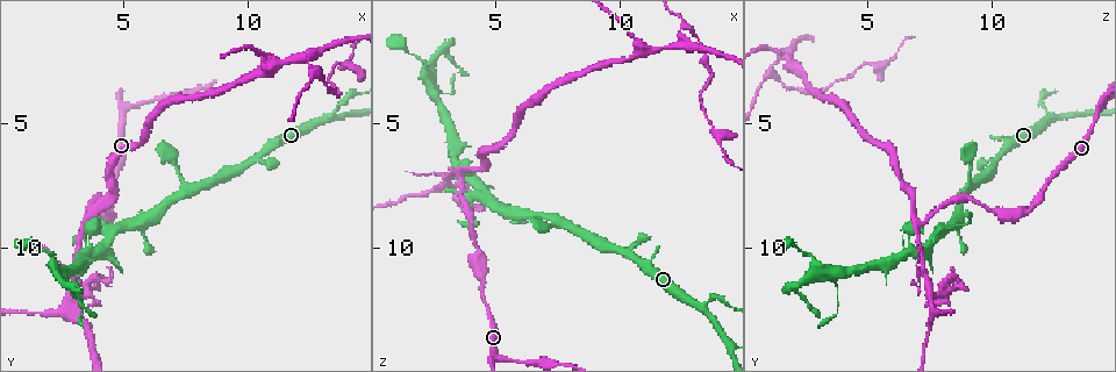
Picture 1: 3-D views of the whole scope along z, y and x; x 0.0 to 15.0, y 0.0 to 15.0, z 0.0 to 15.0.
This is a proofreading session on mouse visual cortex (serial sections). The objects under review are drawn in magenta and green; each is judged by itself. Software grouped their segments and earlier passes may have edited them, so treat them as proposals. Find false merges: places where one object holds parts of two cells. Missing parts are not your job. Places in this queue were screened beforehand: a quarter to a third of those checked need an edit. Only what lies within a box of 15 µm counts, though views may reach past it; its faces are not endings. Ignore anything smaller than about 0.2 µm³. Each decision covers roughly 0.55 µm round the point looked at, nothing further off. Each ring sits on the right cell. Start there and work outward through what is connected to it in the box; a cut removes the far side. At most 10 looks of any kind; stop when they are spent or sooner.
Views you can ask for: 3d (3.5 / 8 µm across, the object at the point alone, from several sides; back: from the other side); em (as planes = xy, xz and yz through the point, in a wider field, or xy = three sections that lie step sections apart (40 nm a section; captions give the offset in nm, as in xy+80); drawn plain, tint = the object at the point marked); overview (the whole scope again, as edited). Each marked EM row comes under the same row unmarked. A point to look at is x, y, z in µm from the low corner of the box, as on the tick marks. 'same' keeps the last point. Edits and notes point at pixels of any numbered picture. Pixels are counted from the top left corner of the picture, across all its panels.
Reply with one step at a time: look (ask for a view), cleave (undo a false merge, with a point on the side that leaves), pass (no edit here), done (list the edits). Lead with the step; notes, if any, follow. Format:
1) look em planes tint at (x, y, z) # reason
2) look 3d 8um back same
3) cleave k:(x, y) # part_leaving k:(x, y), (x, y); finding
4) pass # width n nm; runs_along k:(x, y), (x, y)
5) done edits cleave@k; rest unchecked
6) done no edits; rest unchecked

look 3d 3.5um at (13.4, 4.7, 12.4) # three-way junction

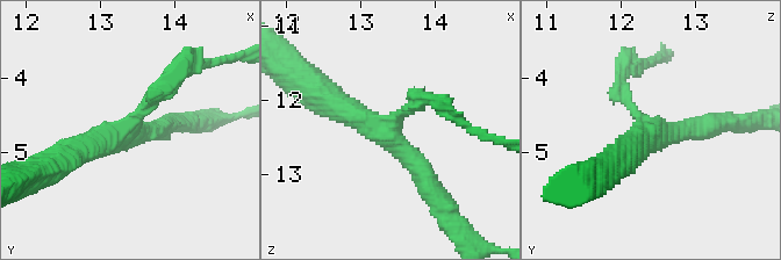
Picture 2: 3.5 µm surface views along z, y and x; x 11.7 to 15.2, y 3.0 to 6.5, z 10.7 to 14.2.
look em xy step 5 tint at (13.30, 4.75, 12.45) # arms 3; arm_widths 200, 250, 400 nm; need the tissue

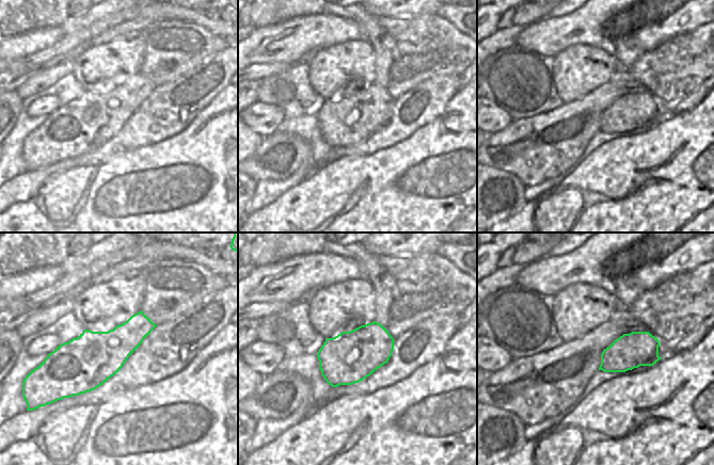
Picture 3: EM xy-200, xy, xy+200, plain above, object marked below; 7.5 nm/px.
cleave 2:(152, 94) # part_leaving 2:(138, 114), (181, 67), (220, 60); two cells meet here

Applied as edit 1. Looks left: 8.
look overview # see it whole again

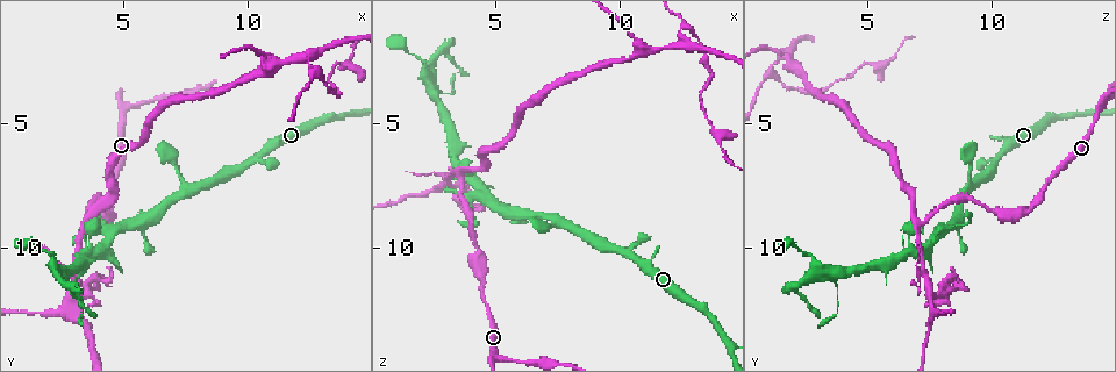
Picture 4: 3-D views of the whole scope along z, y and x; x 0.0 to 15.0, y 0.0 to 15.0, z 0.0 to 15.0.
look 3d 3.5um back at (10.3, 6.3, 10.2) # narrows sharply

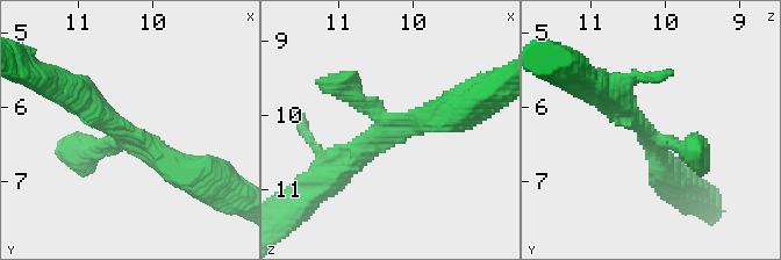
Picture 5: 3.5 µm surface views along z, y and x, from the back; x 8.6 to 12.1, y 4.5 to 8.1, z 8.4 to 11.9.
look em xy step 3 tint at (10.30, 6.35, 10.25)

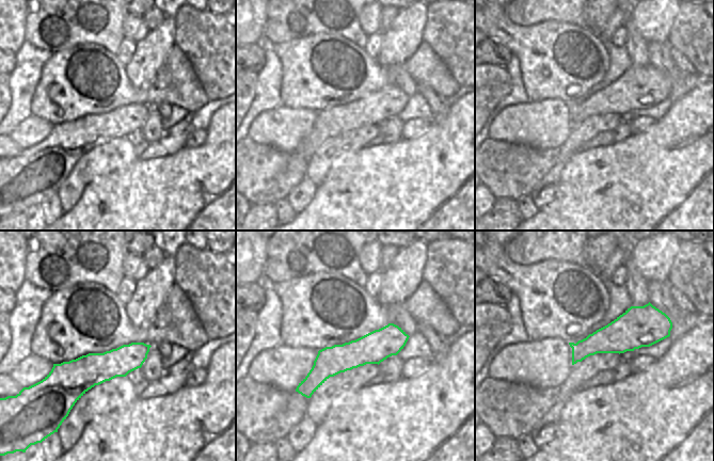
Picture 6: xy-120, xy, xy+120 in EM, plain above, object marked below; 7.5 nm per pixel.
pass # width 240 nm; runs_along 5:(73, 91), (165, 163), (191, 173); continuous, no second cell

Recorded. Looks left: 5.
look 3d 3.5um at (7.8, 7.6, 9.1) # three-way junction

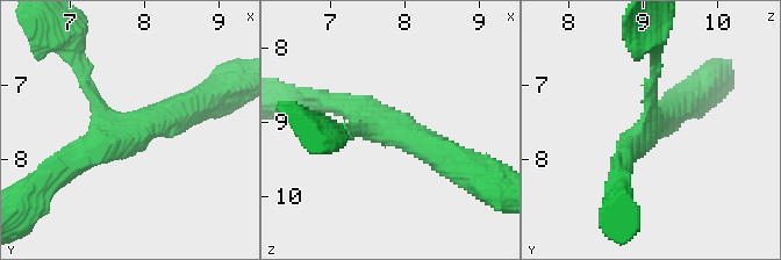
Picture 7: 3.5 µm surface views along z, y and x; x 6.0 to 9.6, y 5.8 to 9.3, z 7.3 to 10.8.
look em xy step 5 tint at (7.75, 7.60, 9.10) # arms 3; arm_widths 150, 300, 400 nm

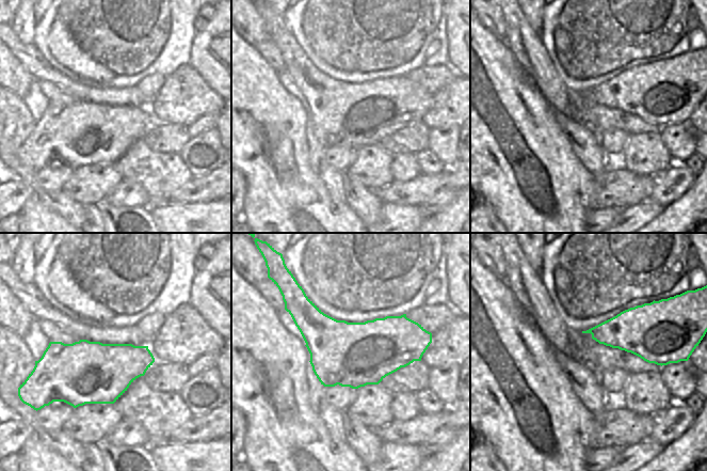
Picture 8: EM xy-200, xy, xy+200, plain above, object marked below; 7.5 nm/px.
pass # runs_along 7:(191, 106), (130, 127), (62, 166); all the same cell

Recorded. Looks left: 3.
look 3d 3.5um at (3.5, 9.0, 7.1) # three-way junction

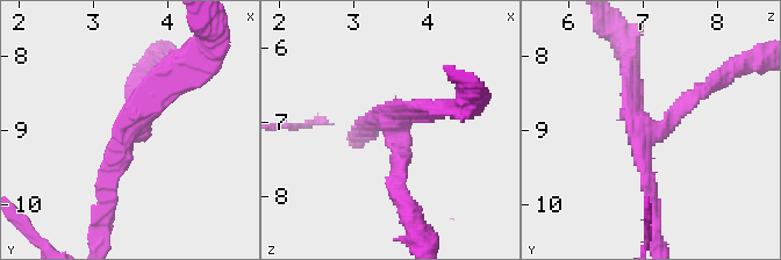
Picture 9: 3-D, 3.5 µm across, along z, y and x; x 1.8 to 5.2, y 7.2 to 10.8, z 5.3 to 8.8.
look em xy step 5 tint at (3.55, 9.00, 7.10) # arms 3; arm_widths 200, 200, 300 nm

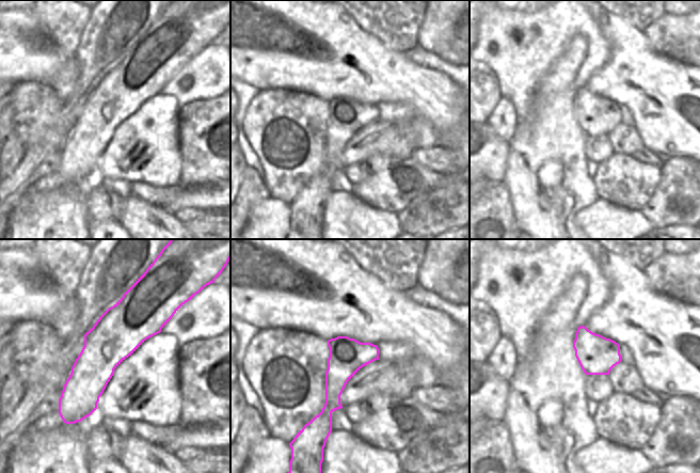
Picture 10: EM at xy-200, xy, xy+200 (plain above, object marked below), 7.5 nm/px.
look em xy step 2 tint same

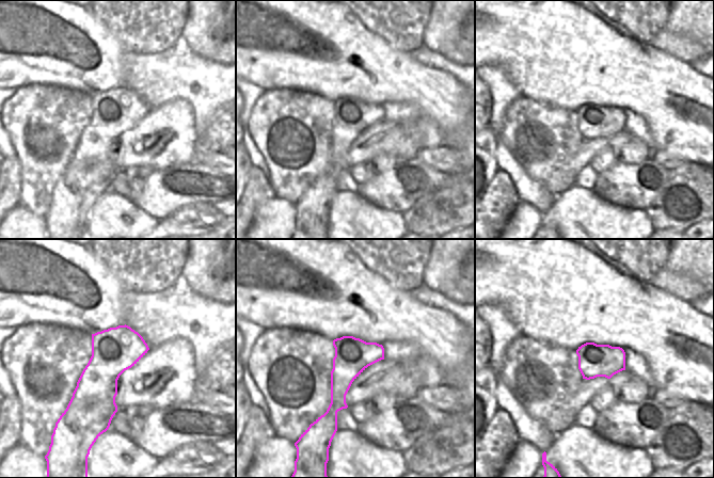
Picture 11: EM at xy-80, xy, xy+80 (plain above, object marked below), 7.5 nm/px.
pass # one cell here

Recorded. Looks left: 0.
done edits cleave@2; rest unchecked

